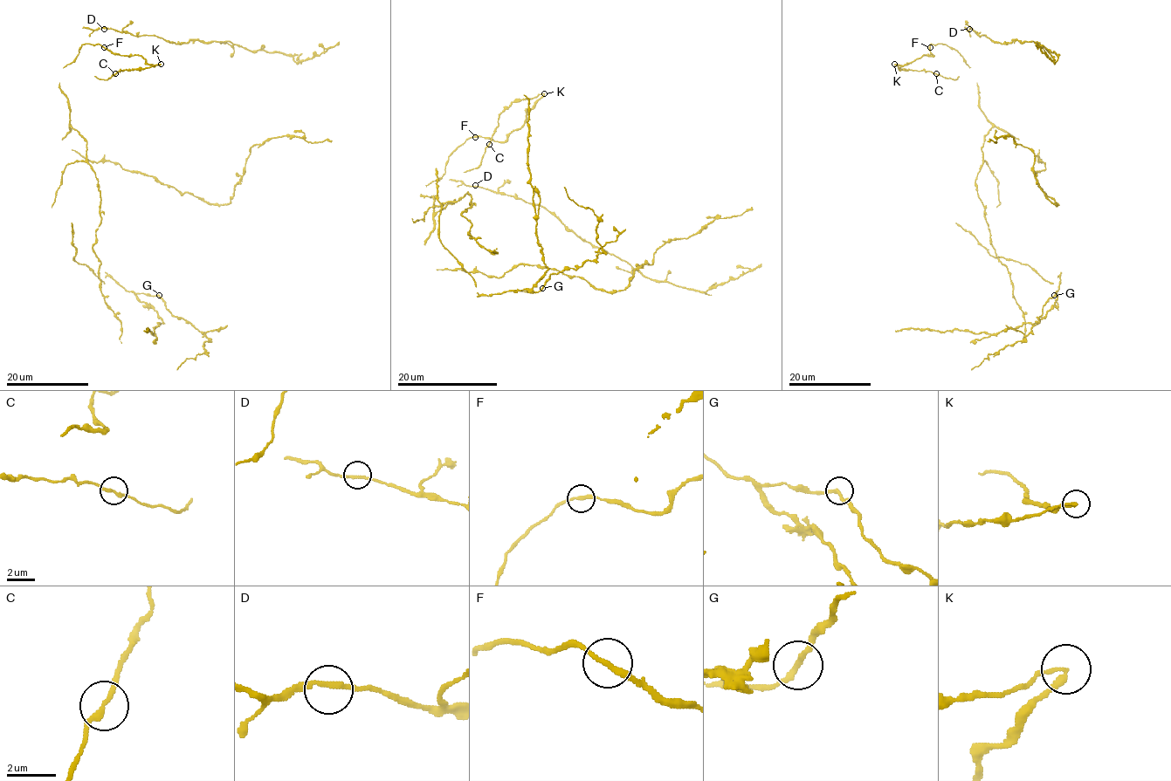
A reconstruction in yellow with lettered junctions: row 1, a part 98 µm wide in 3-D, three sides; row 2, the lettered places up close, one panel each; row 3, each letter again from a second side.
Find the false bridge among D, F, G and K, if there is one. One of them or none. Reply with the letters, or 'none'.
K

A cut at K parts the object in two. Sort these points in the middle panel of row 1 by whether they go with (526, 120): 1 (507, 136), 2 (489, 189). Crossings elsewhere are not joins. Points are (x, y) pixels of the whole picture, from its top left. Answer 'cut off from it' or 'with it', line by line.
1: with it
2: with it

